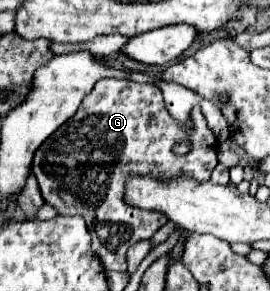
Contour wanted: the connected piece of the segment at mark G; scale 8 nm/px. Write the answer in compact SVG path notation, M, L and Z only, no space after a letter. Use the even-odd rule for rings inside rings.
M107 78L99 80L81 102L77 114L37 148L31 172L35 170L45 204L51 204L57 214L73 212L83 216L91 234L93 252L100 256L106 271L127 271L127 248L137 240L149 240L167 222L159 212L125 204L121 196L127 176L151 174L171 178L191 174L199 182L211 178L217 166L217 140L207 128L199 106L191 110L191 122L193 132L173 122L159 86ZM185 138L193 144L193 150L187 156L175 156L173 146ZM117 244L122 245L113 250ZM106 256L110 258L108 265Z

